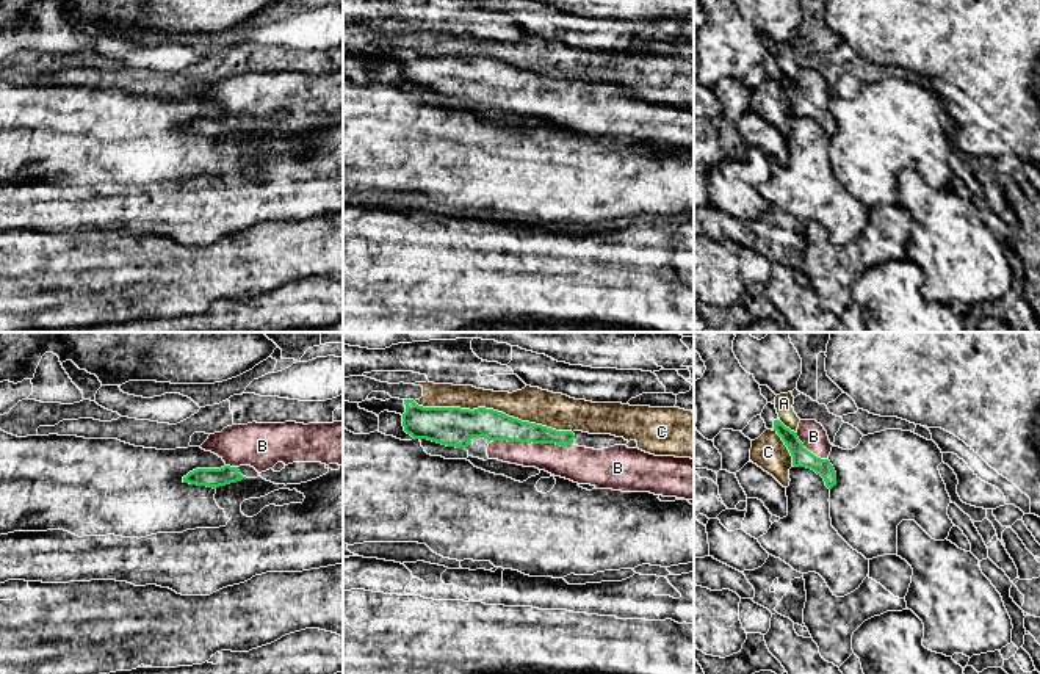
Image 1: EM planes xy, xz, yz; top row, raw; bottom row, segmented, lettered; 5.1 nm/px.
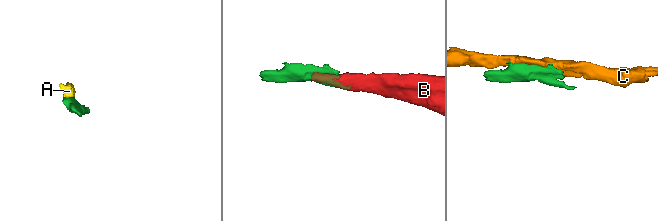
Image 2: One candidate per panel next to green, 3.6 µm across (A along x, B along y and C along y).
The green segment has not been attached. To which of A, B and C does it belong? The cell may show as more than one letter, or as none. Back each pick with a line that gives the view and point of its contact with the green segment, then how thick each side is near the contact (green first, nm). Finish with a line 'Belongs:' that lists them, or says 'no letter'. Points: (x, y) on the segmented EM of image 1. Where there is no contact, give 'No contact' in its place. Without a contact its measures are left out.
B: Touches green at xz (533, 442). Thickness 160 nm (green) against 180 nm
Belongs: B

